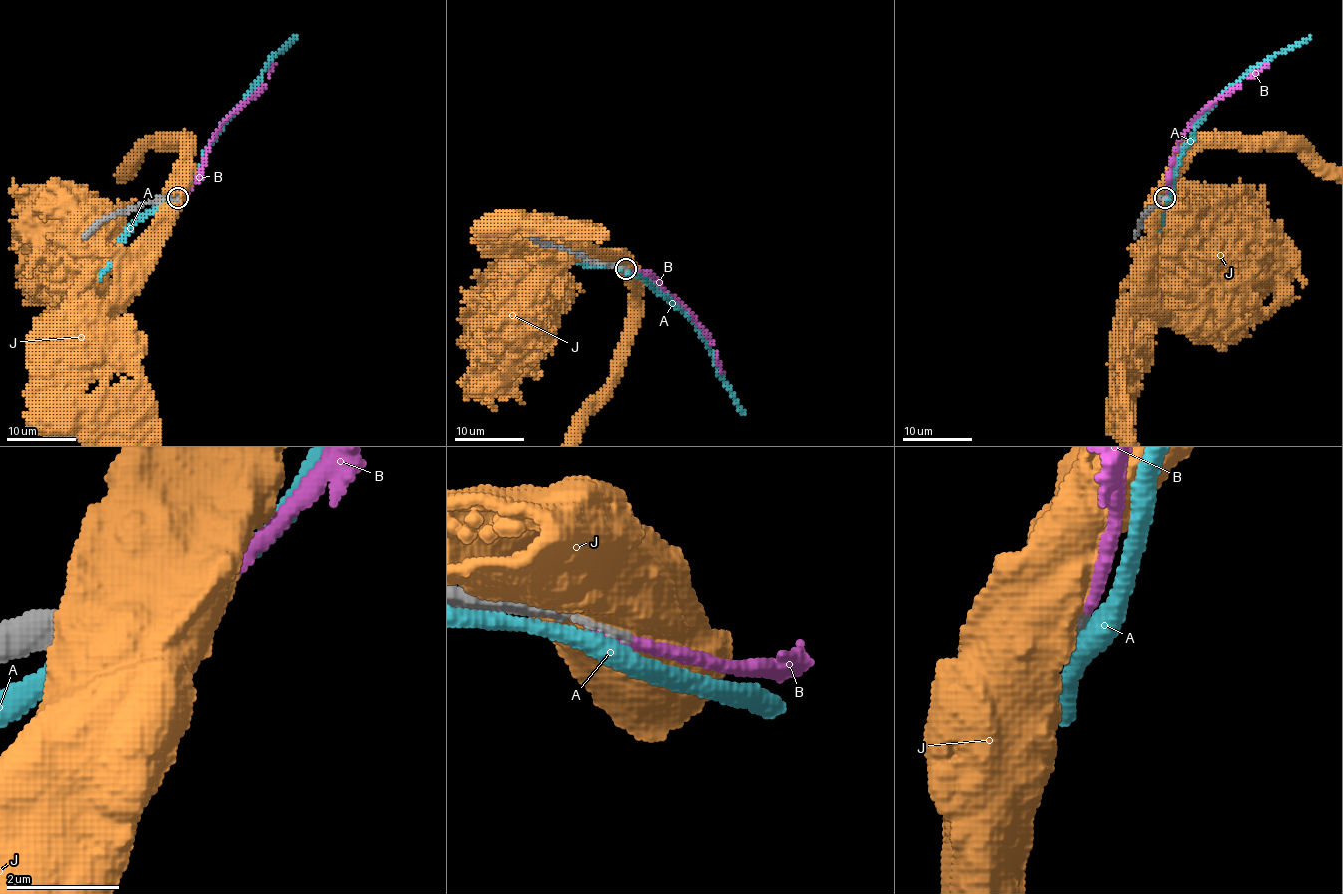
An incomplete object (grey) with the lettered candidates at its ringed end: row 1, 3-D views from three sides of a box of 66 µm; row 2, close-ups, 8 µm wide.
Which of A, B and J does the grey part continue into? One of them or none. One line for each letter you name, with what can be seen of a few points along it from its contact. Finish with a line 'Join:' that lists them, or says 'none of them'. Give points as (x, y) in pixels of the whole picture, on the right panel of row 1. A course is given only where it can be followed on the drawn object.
B: via (1164, 197), (1172, 152), (1179, 136), (1213, 101), (1241, 85), (1269, 62)
Join: B

